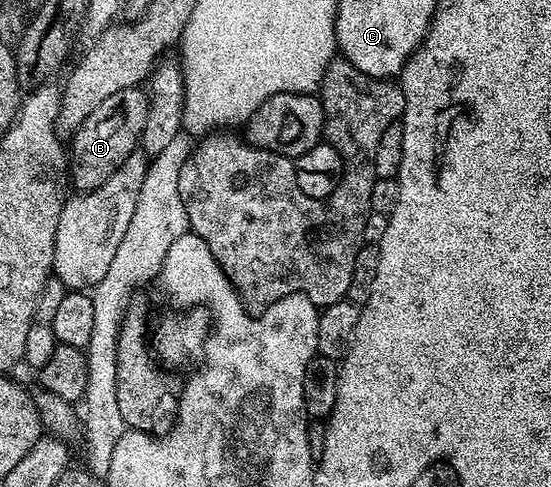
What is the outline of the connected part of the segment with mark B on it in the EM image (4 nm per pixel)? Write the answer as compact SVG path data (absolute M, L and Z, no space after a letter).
M144 89L120 90L115 96L107 96L87 120L72 135L69 173L74 191L84 192L99 188L112 176L139 146L141 133L147 124L149 95Z

